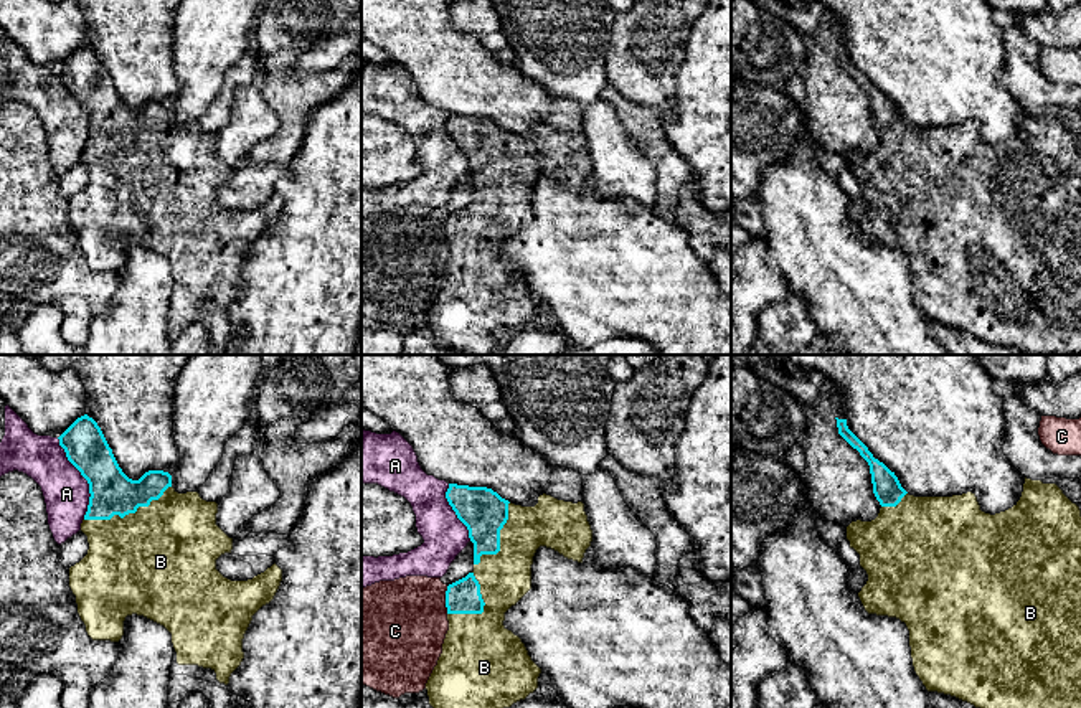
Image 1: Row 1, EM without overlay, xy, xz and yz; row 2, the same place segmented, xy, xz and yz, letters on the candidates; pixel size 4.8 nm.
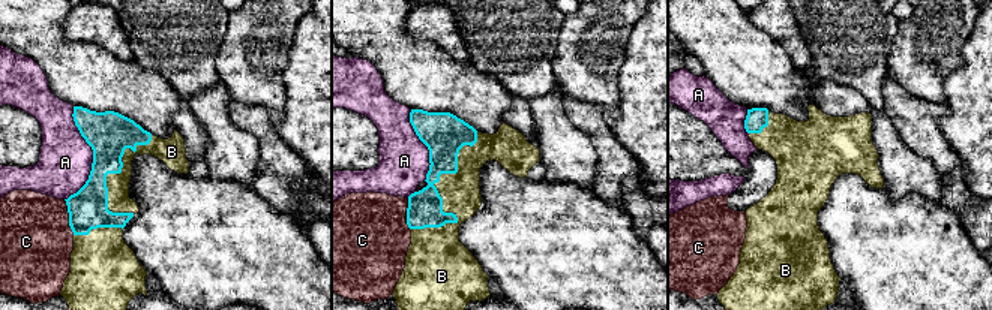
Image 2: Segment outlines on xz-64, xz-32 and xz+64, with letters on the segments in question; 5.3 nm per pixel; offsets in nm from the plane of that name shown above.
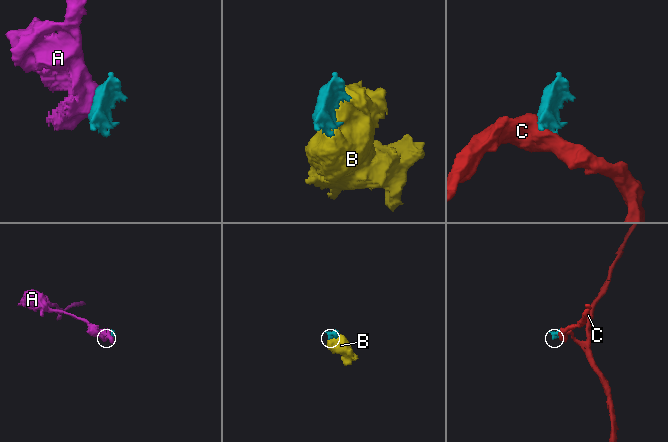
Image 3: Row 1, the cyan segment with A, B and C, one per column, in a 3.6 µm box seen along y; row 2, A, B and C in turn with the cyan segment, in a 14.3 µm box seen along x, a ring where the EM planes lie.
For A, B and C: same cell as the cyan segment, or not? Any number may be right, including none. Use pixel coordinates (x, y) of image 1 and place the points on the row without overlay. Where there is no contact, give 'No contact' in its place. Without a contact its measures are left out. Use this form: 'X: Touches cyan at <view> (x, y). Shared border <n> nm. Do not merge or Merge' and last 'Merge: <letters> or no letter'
A: Touches cyan at xy (84, 108). Shared border 420 nm. Do not merge
B: Touches cyan at xy (127, 144). Shared border 460 nm. Merge
C: Touches cyan at xz (446, 230). Shared border 140 nm. Do not merge
Merge: B

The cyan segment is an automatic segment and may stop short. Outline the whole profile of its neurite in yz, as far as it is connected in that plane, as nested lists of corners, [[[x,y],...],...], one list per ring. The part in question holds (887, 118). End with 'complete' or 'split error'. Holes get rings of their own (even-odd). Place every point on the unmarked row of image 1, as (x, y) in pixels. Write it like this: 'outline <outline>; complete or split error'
outline [[[837,50],[838,64],[868,92],[873,124],[881,139],[871,152],[852,152],[847,157],[850,178],[860,185],[868,211],[858,228],[868,244],[896,248],[909,261],[913,297],[928,322],[956,327],[990,345],[1018,348],[1028,355],[1081,355],[1081,140],[1056,114],[1025,107],[1020,130],[1008,140],[990,145],[980,140],[975,124],[952,127],[914,127],[899,114],[895,102],[873,87],[868,78],[848,59],[847,50]]]; split error

